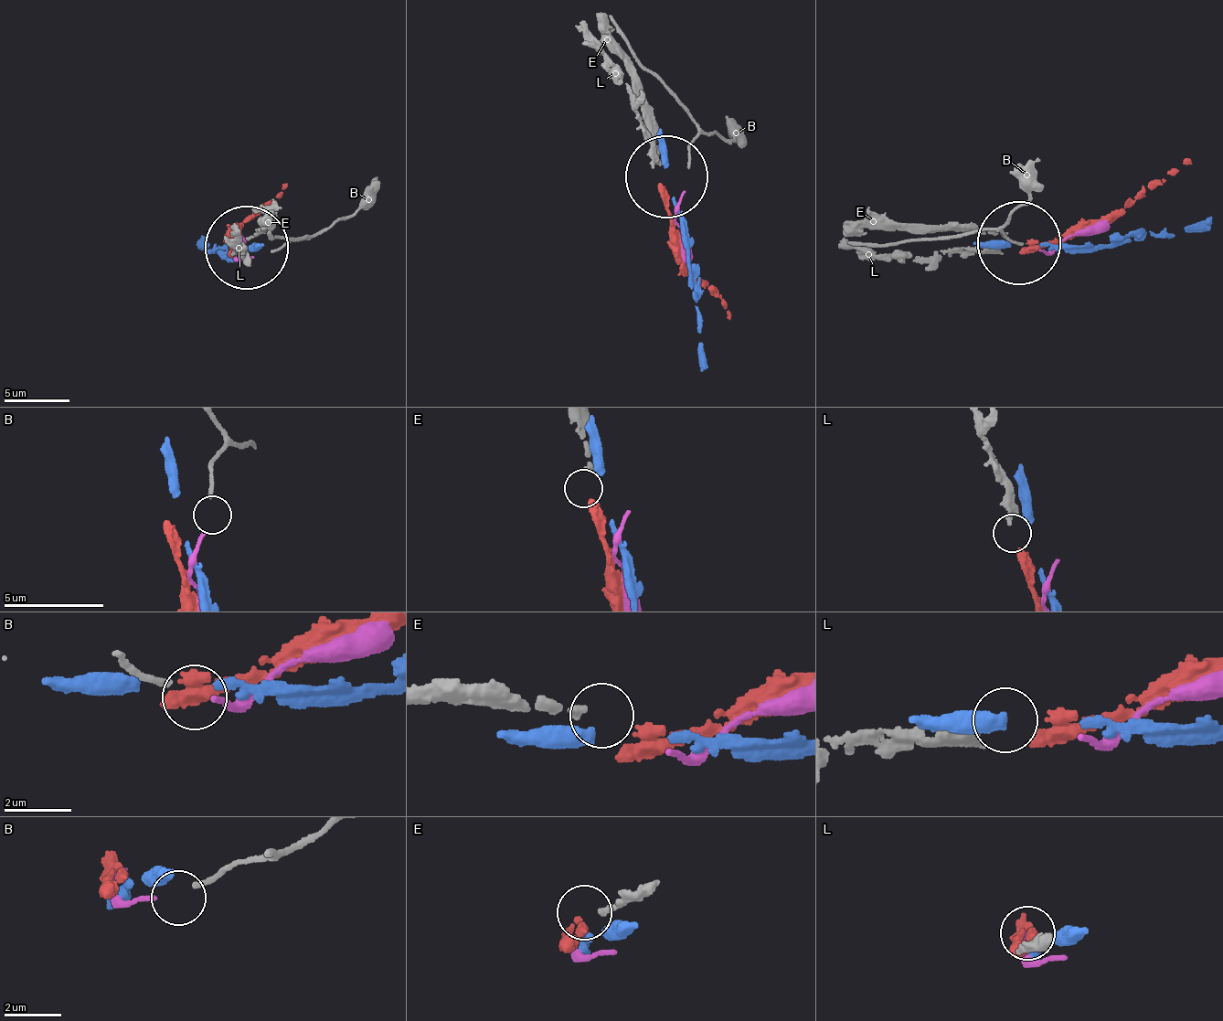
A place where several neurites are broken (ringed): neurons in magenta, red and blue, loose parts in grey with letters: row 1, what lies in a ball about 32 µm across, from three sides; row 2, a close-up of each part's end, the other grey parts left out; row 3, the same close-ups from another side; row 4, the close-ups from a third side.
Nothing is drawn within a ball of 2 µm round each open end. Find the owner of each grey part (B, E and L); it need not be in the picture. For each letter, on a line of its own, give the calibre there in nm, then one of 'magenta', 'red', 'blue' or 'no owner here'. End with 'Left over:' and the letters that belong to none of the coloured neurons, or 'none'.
B: 200 nm | magenta
E: 220 nm | no owner here
L: 460 nm | red
Left over: E

